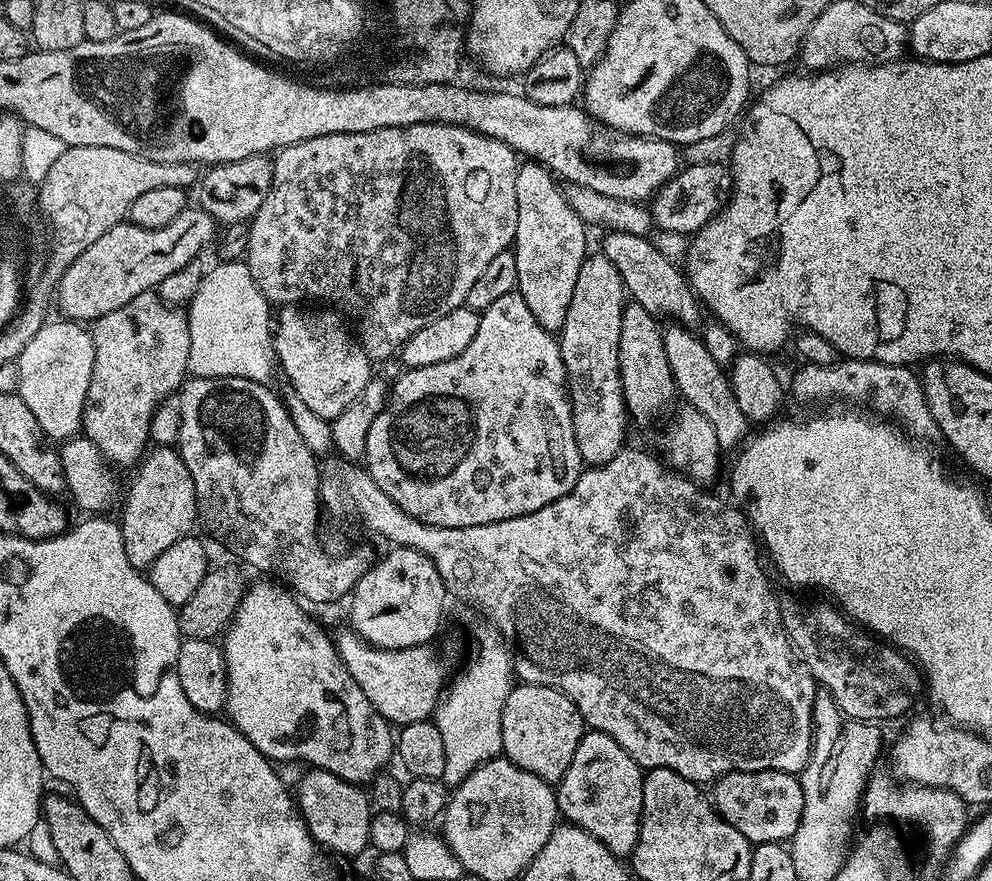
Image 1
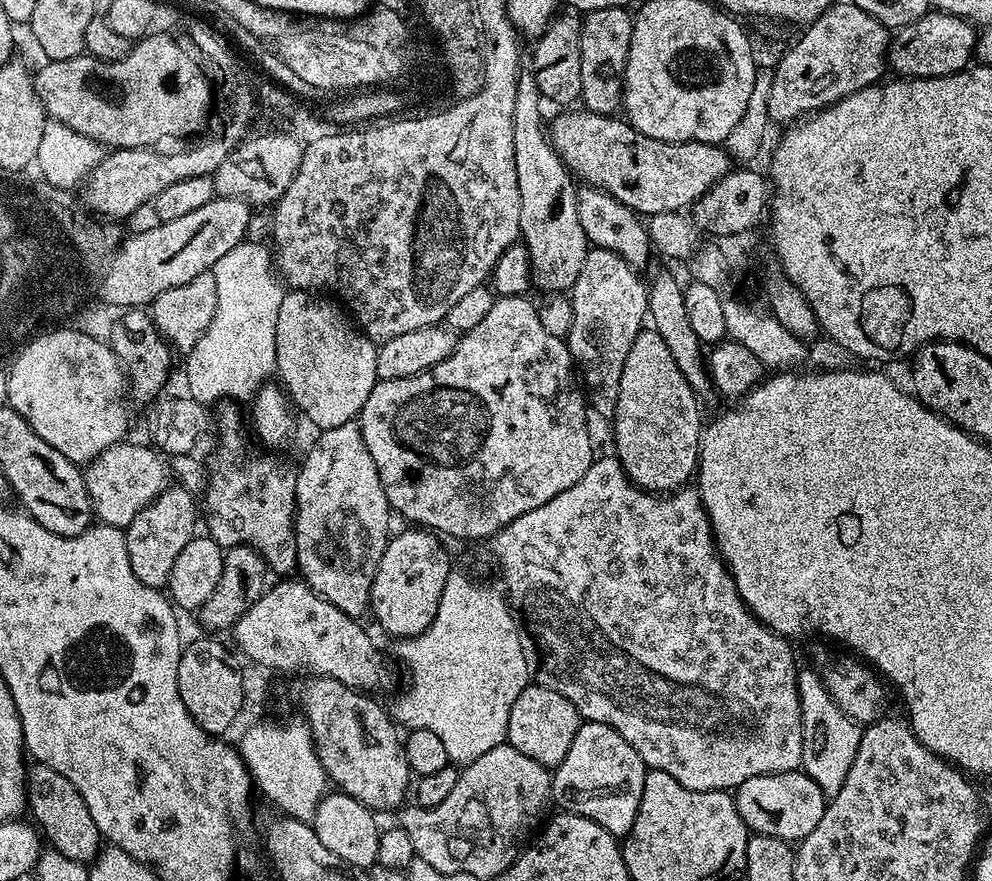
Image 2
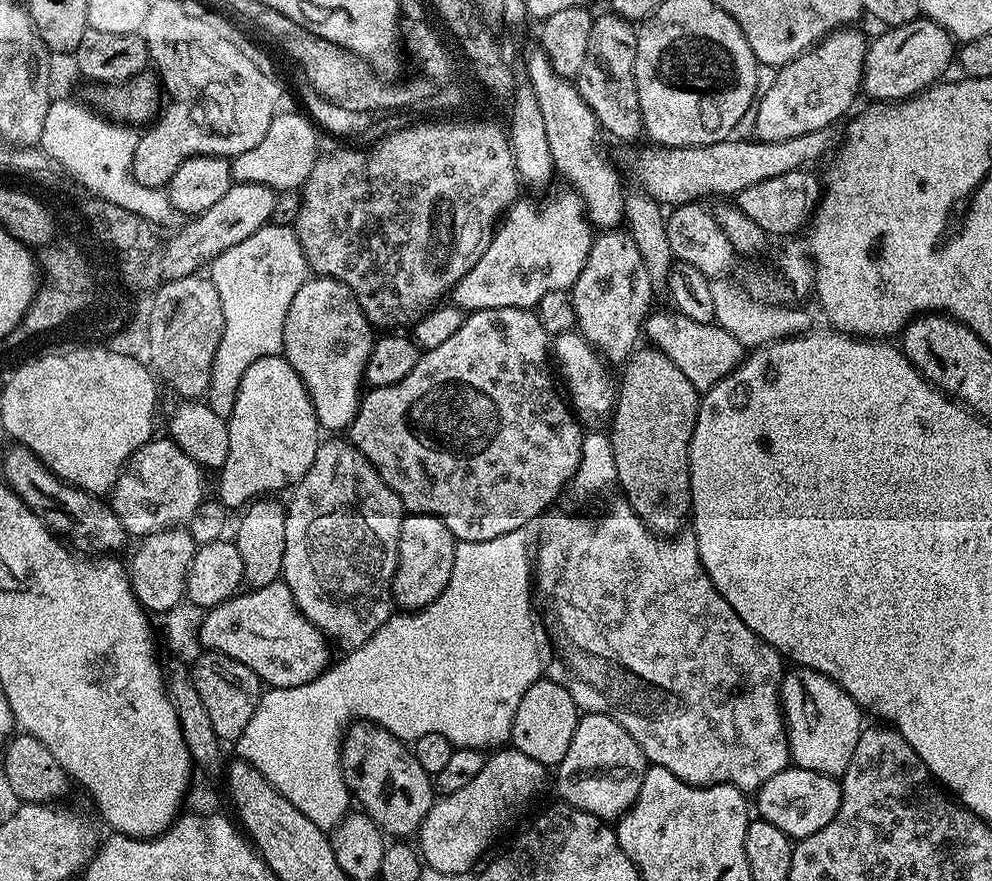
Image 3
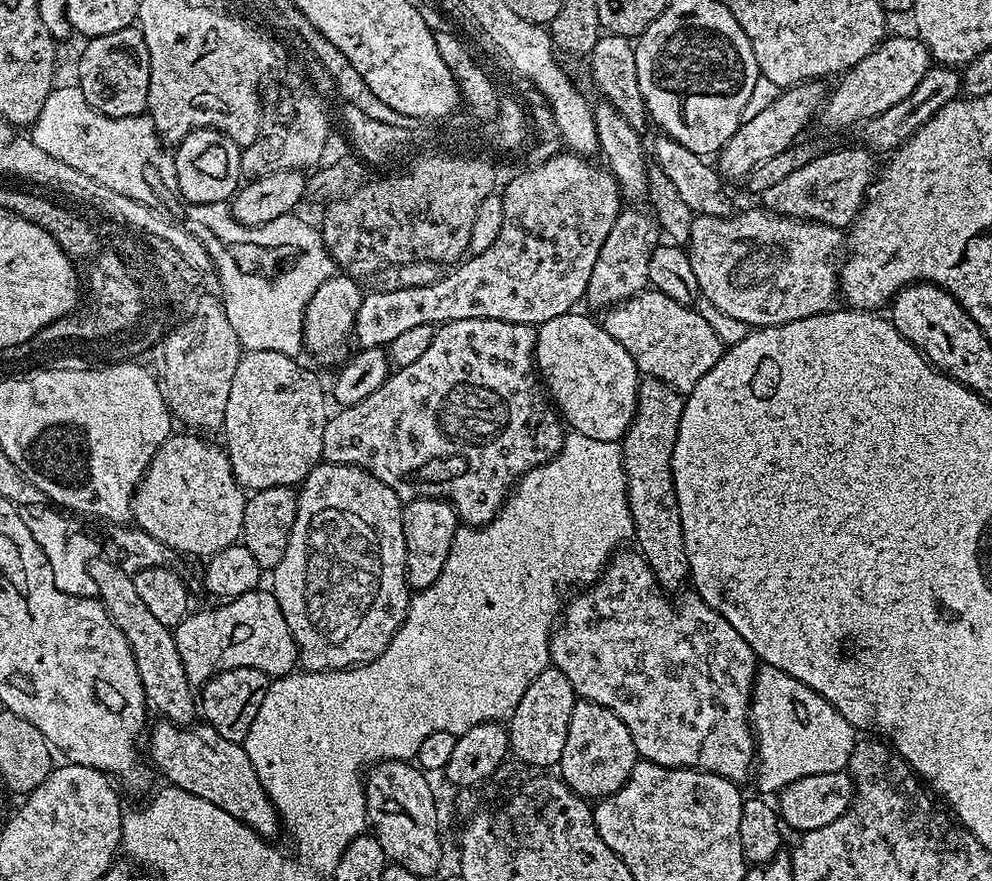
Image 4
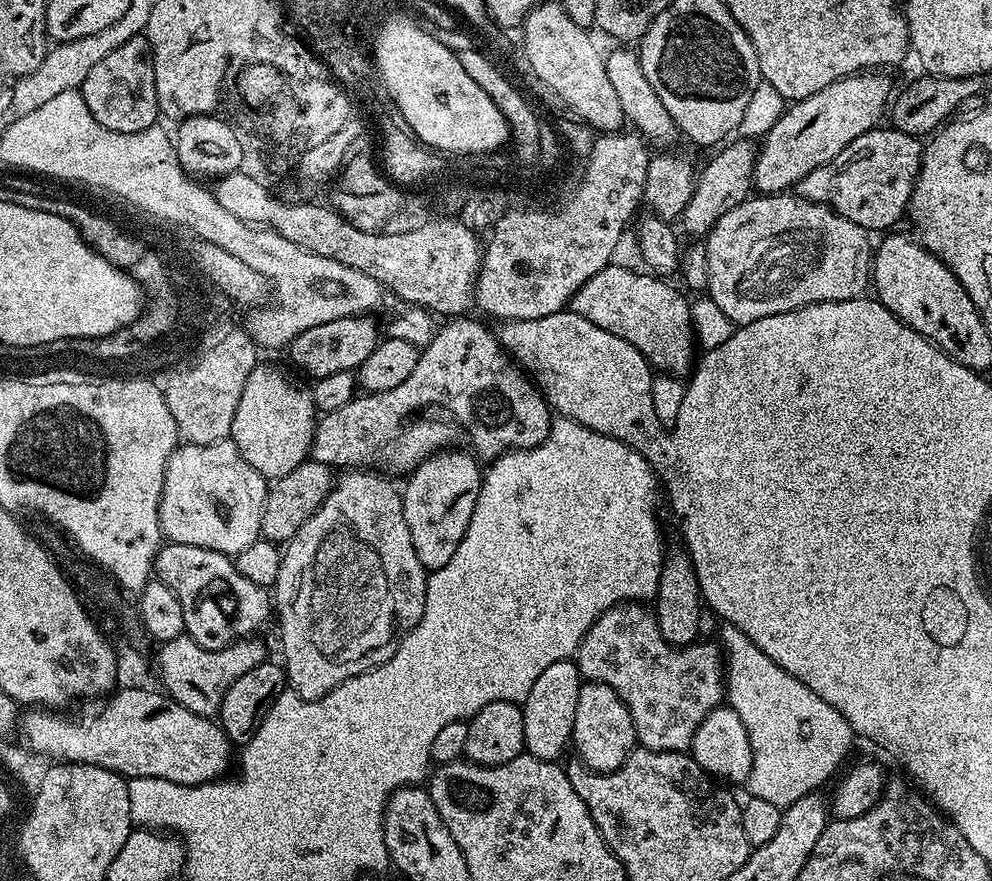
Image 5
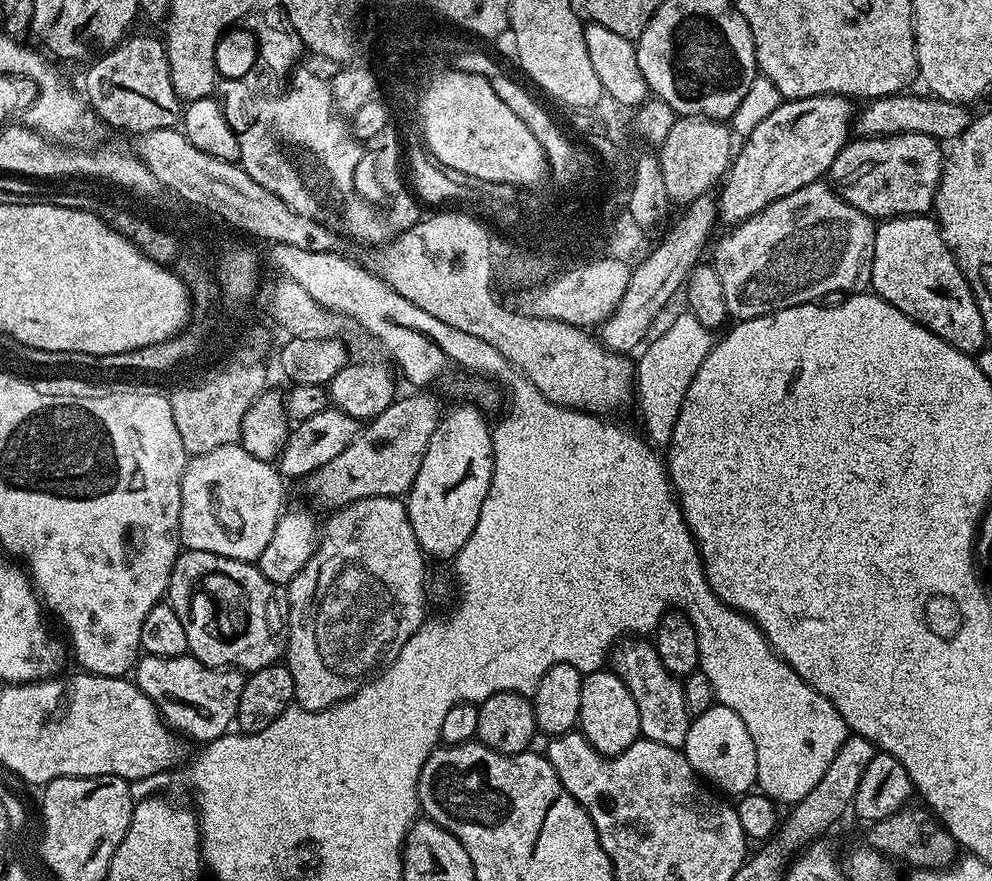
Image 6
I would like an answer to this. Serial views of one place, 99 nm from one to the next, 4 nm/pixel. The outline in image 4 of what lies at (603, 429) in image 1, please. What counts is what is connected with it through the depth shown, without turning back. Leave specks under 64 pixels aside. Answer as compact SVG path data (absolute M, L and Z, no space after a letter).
M640 206L621 207L618 218L614 218L614 226L610 226L610 234L606 234L606 242L602 242L602 250L598 250L598 262L594 262L594 270L586 286L586 304L607 310L613 304L620 304L637 292L645 291L650 284L650 254L661 236L660 226L651 211L643 212Z

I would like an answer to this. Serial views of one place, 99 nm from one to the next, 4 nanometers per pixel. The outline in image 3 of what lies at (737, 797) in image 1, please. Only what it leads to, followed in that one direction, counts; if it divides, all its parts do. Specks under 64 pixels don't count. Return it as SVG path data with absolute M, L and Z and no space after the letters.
M789 766L774 774L756 789L754 793L754 808L759 819L774 822L778 830L782 830L793 841L805 840L810 834L818 834L826 822L830 822L838 814L838 806L842 802L840 780L814 770L806 770Z

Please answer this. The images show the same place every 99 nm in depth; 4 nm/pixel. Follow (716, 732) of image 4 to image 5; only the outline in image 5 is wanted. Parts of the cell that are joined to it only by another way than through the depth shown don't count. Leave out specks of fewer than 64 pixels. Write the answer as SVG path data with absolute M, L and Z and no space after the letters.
M621 602L601 614L576 650L576 667L585 681L602 682L624 700L634 722L639 747L655 752L688 752L699 724L711 711L721 706L726 692L726 684L722 679L722 648L716 642L695 642L687 644L685 648L668 644L658 630L655 615L644 608L647 607L640 602Z

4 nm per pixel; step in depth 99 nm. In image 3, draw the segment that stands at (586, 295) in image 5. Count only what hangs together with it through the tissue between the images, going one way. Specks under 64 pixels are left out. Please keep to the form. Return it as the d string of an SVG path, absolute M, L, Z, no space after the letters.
M675 310L653 311L644 321L642 332L647 343L674 362L674 366L686 374L700 394L710 391L722 378L729 376L746 355L742 342L726 334L726 330L722 330L719 324L694 322Z

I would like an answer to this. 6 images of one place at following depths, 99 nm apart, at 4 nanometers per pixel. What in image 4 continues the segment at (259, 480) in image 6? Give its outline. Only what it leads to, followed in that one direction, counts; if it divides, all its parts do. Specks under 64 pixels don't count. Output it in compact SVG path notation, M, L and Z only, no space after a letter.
M173 434L166 442L162 442L132 496L131 519L135 527L150 534L150 538L158 538L158 542L172 549L173 553L185 552L188 556L207 558L216 552L226 550L226 546L235 544L241 539L246 492L235 480L228 455L219 443L207 444L206 441L196 437L199 435L188 435L192 436Z

